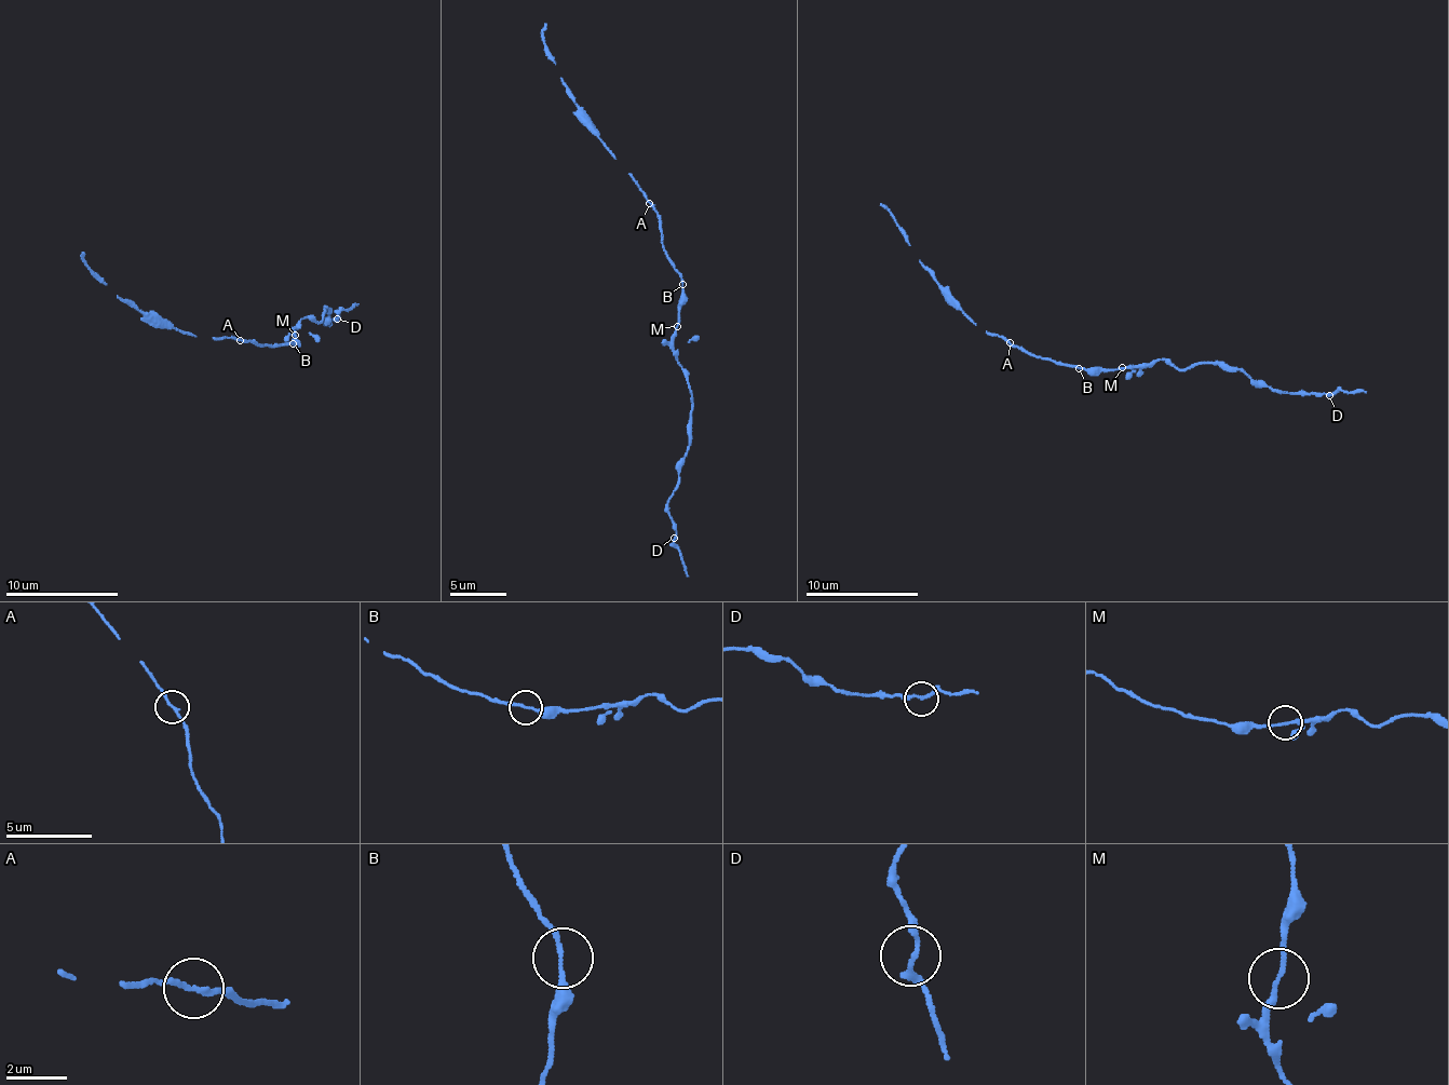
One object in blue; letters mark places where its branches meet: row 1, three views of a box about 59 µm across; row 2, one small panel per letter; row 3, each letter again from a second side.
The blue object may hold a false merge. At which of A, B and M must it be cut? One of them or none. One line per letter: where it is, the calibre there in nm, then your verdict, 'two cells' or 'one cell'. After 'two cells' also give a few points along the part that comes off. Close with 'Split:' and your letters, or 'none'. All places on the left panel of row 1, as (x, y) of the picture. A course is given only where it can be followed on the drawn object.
A: place (240, 340); calibre 160 nm; one cell
B: place (293, 343); calibre 150 nm; one cell
M: place (295, 335); calibre 160 nm; one cell
Split: none

